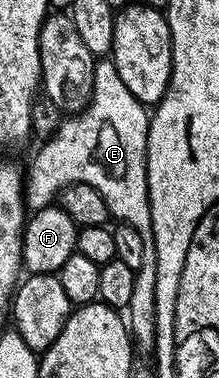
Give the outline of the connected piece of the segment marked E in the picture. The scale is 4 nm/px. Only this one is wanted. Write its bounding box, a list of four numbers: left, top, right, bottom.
[24,59,158,354]

